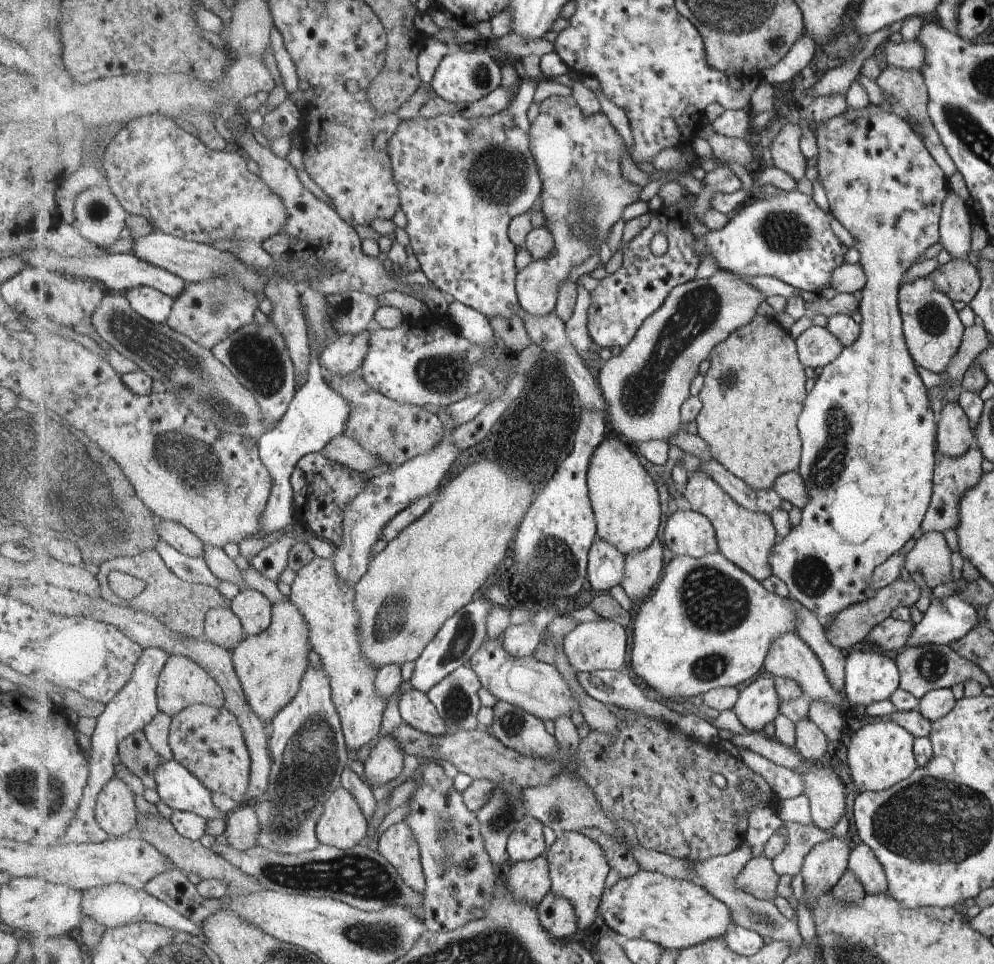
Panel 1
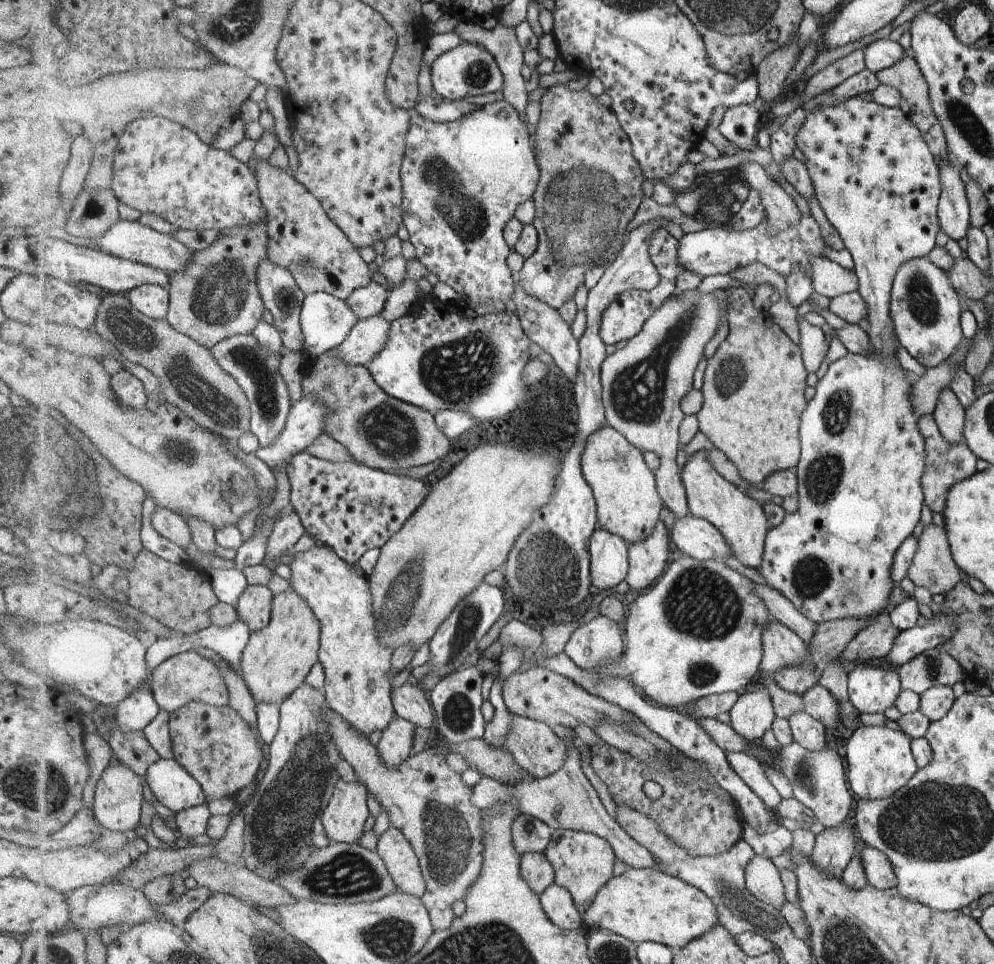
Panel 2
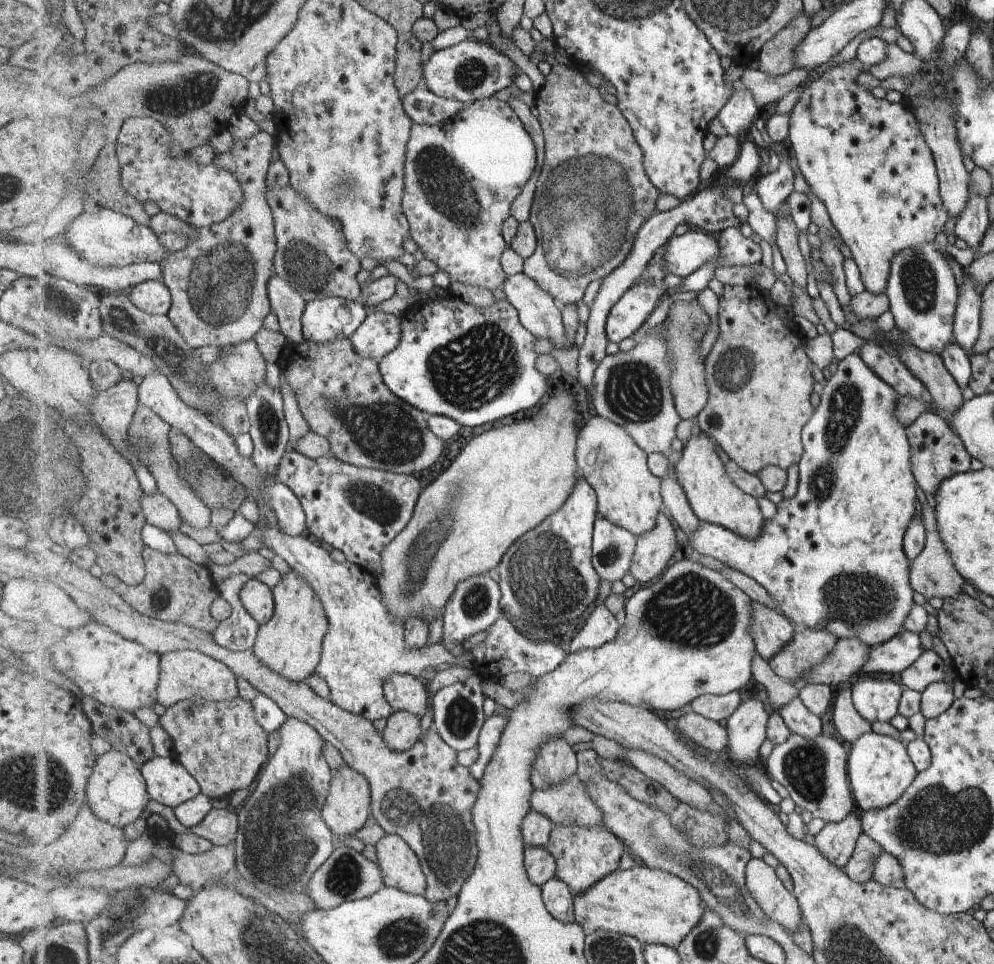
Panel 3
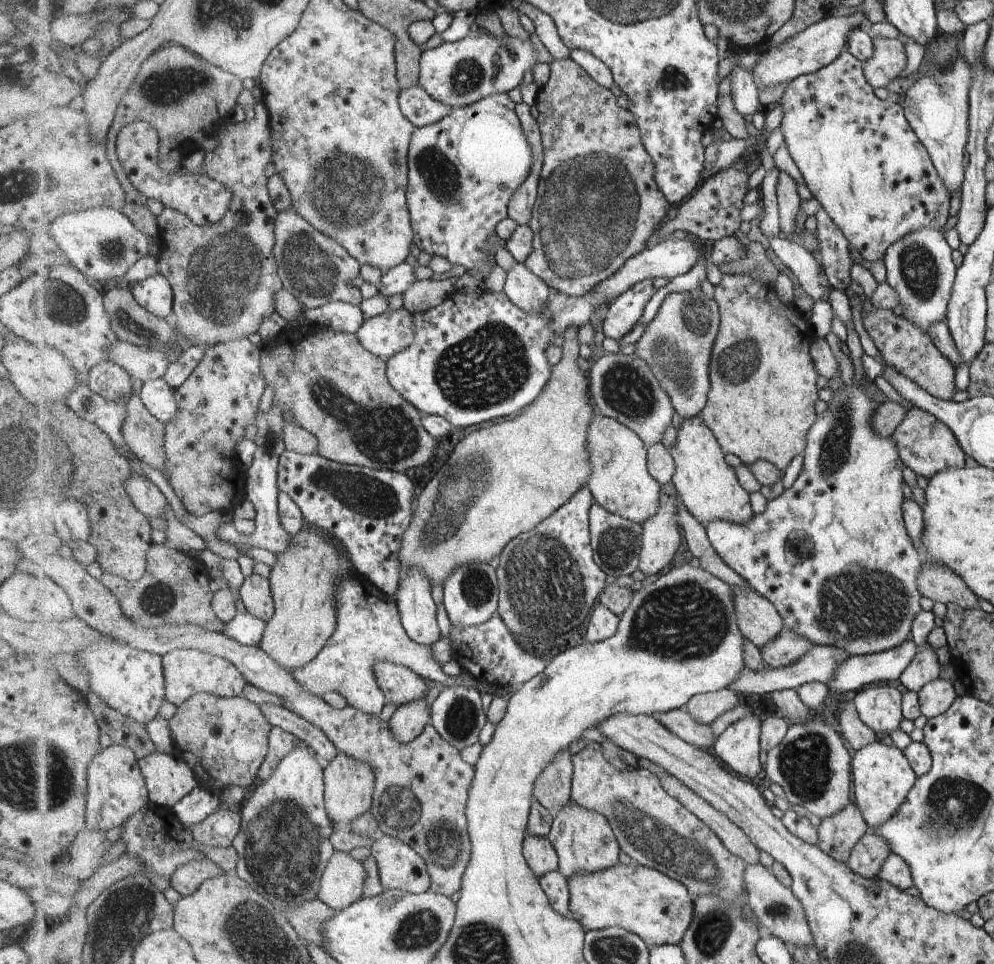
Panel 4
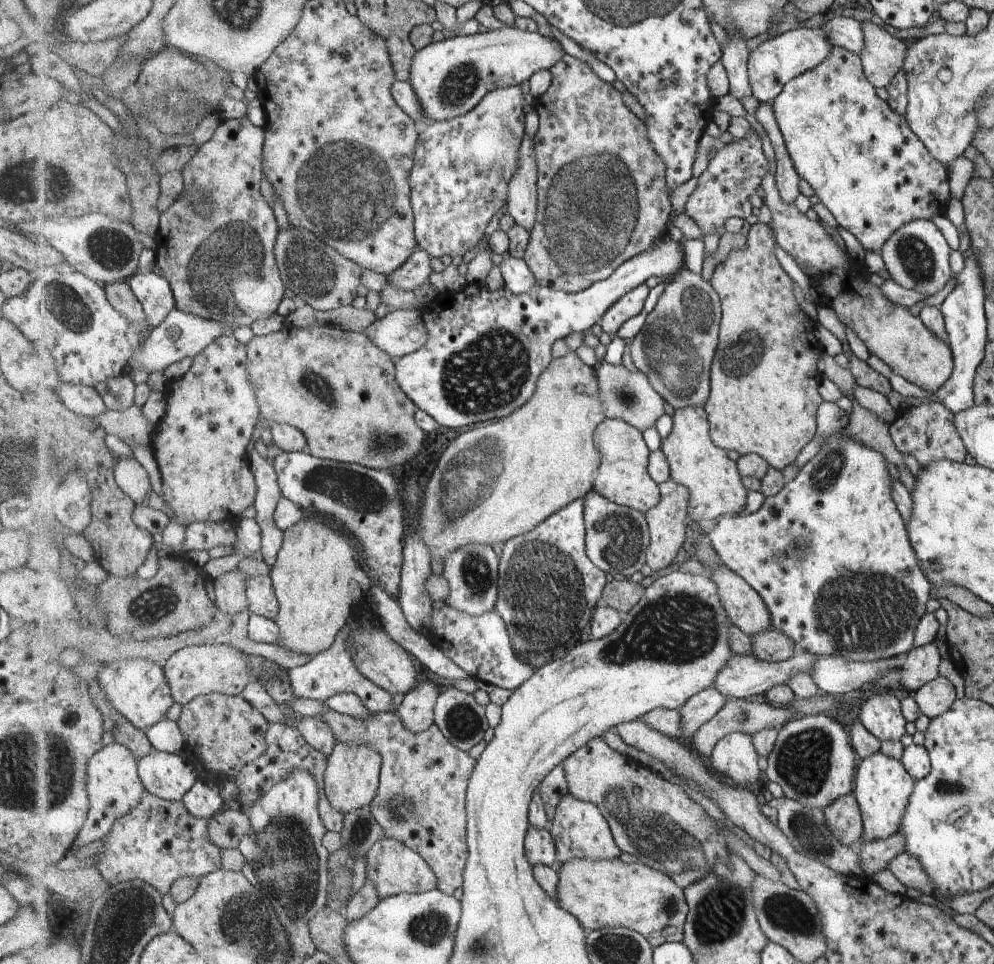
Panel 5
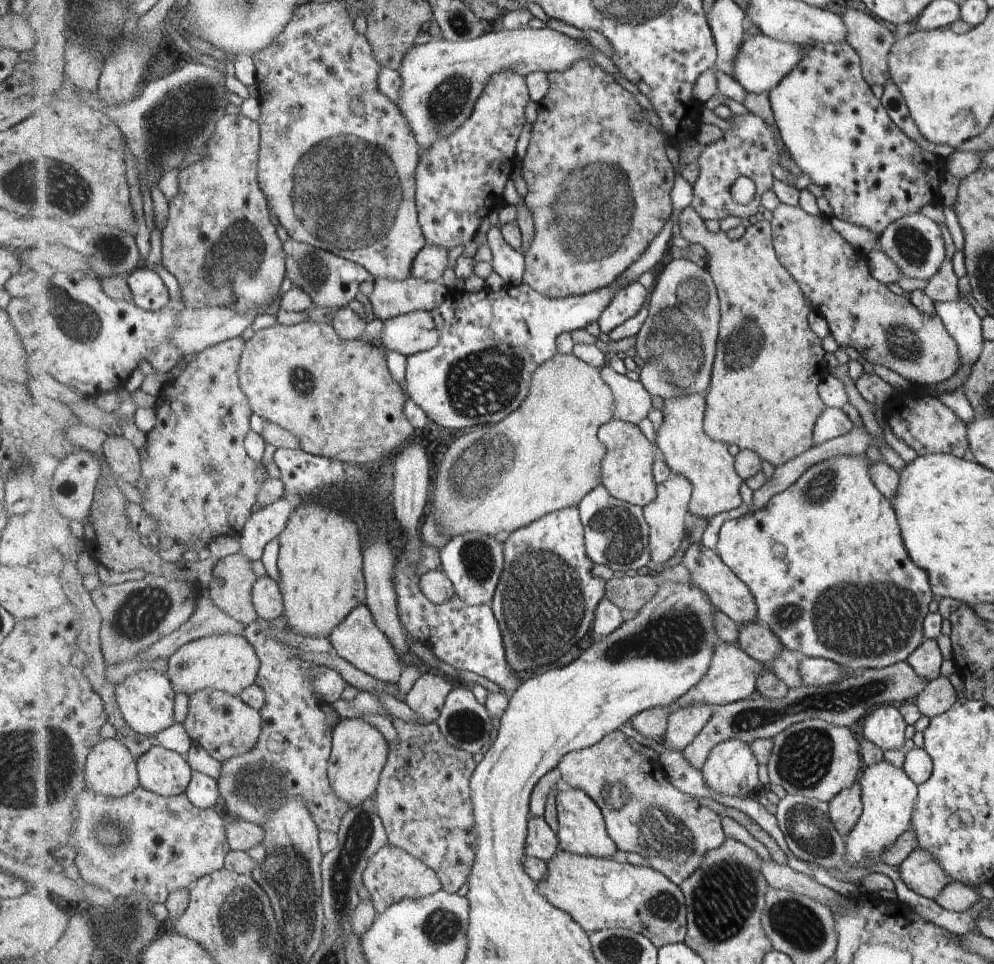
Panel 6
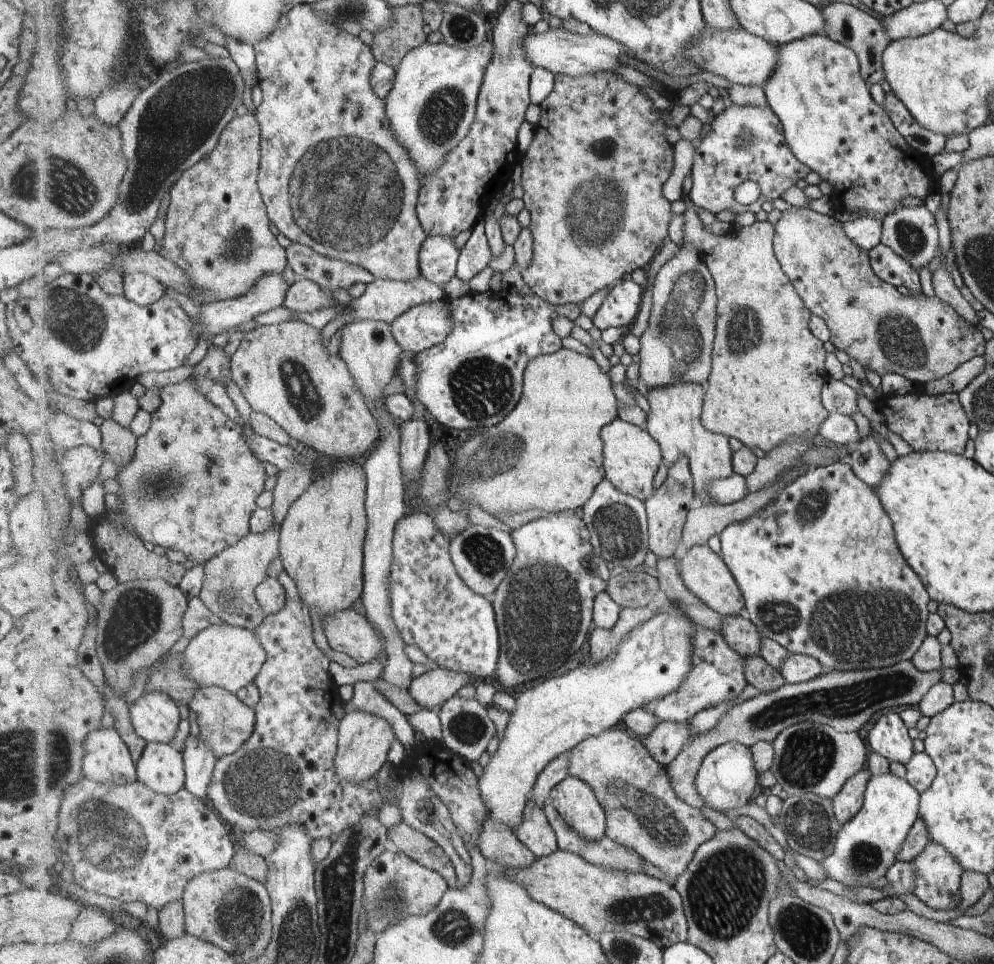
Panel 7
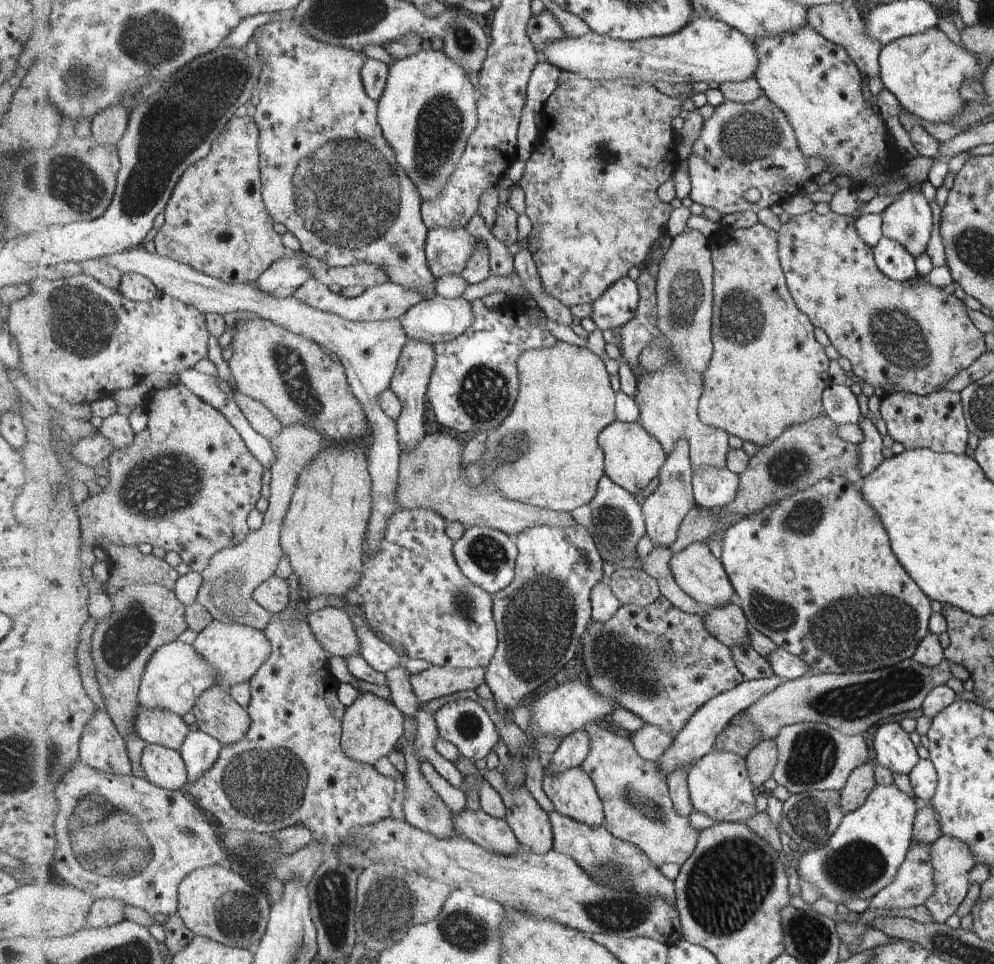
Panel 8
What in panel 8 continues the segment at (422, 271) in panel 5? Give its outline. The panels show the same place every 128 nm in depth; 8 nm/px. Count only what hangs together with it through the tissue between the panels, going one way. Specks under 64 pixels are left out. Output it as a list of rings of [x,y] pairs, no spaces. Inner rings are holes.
[[[465,227],[428,230],[426,258],[431,272],[437,279],[447,274],[463,274],[479,241]]]

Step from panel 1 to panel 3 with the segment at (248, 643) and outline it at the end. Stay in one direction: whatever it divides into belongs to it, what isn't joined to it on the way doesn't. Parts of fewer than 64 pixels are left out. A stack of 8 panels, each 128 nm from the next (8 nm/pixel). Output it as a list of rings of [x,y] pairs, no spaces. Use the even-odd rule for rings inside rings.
[[[293,568],[282,574],[281,580],[272,589],[274,615],[259,629],[253,648],[255,656],[273,672],[293,682],[311,681],[322,656],[322,646],[329,632],[329,618],[321,598],[313,586]]]

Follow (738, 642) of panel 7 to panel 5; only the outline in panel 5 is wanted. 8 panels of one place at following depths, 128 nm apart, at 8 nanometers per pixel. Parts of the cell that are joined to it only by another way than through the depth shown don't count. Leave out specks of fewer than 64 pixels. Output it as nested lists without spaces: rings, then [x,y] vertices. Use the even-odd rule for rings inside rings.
[[[769,626],[767,630],[755,634],[751,640],[753,640],[751,655],[762,661],[770,663],[786,661],[795,654],[794,640],[791,640],[785,632],[781,632],[773,626]]]

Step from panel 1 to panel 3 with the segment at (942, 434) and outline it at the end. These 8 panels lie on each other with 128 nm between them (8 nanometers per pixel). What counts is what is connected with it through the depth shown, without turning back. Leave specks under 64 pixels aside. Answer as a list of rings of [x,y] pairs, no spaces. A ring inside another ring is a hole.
[[[873,322],[870,323],[873,327],[875,334],[881,338],[880,345],[884,348],[885,352],[891,354],[891,356],[896,356],[901,364],[905,365],[905,368],[909,369],[909,372],[913,376],[917,377],[917,380],[921,381],[928,393],[930,394],[933,404],[935,404],[935,412],[937,416],[943,419],[947,425],[949,425],[949,418],[951,414],[961,407],[964,402],[961,399],[961,388],[953,380],[952,374],[944,366],[944,361],[941,360],[940,355],[931,354],[931,352],[923,352],[923,350],[917,350],[915,346],[911,346],[907,342],[907,338],[897,330],[893,328],[890,332],[883,332]]]

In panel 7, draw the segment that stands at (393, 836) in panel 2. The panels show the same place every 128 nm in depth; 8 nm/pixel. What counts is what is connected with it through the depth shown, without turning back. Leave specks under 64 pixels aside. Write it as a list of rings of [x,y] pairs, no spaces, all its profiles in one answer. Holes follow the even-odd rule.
[[[390,847],[367,869],[364,876],[364,908],[370,928],[378,935],[404,917],[423,916],[437,908],[449,890],[449,884],[436,869],[430,869],[405,853]]]

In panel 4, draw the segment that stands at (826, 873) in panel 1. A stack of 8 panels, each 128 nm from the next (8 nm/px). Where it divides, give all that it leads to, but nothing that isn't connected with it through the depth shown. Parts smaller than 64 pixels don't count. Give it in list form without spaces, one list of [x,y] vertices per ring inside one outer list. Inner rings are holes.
[[[854,801],[847,804],[839,814],[821,820],[817,828],[818,844],[823,852],[829,853],[835,860],[847,863],[853,848],[869,829],[864,812]]]

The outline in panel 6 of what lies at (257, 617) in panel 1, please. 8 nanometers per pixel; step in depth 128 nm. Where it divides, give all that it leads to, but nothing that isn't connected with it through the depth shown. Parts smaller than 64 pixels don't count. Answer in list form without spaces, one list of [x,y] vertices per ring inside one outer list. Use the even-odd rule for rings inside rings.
[[[265,575],[252,588],[252,603],[260,619],[273,622],[285,613],[284,597],[277,580]]]

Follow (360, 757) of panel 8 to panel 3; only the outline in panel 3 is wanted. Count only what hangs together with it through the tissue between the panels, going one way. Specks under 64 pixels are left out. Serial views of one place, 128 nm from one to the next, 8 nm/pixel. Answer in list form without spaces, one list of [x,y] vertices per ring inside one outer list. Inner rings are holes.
[[[349,764],[332,771],[332,784],[322,816],[332,829],[334,838],[353,836],[367,824],[367,820],[372,814],[372,793],[370,792],[369,781],[361,772],[351,768]]]

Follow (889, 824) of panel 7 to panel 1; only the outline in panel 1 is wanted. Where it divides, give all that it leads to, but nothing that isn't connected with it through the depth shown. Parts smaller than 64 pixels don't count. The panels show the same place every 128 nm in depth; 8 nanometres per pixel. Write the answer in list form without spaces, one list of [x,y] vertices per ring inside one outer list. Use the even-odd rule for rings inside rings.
[[[891,720],[861,727],[852,737],[848,748],[848,765],[852,781],[859,793],[866,791],[882,792],[893,784],[908,778],[915,769],[915,756],[911,752],[913,736],[907,729],[900,728]]]

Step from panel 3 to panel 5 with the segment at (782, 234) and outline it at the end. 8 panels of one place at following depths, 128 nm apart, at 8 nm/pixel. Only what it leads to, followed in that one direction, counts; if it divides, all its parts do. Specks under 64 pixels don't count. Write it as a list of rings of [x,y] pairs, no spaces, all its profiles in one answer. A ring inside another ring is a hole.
[[[760,102],[754,114],[756,120],[766,131],[775,152],[778,192],[787,204],[793,204],[801,196],[801,192],[799,192],[799,184],[801,184],[799,177],[801,176],[787,150],[783,133],[774,113],[774,107],[772,103]]]

